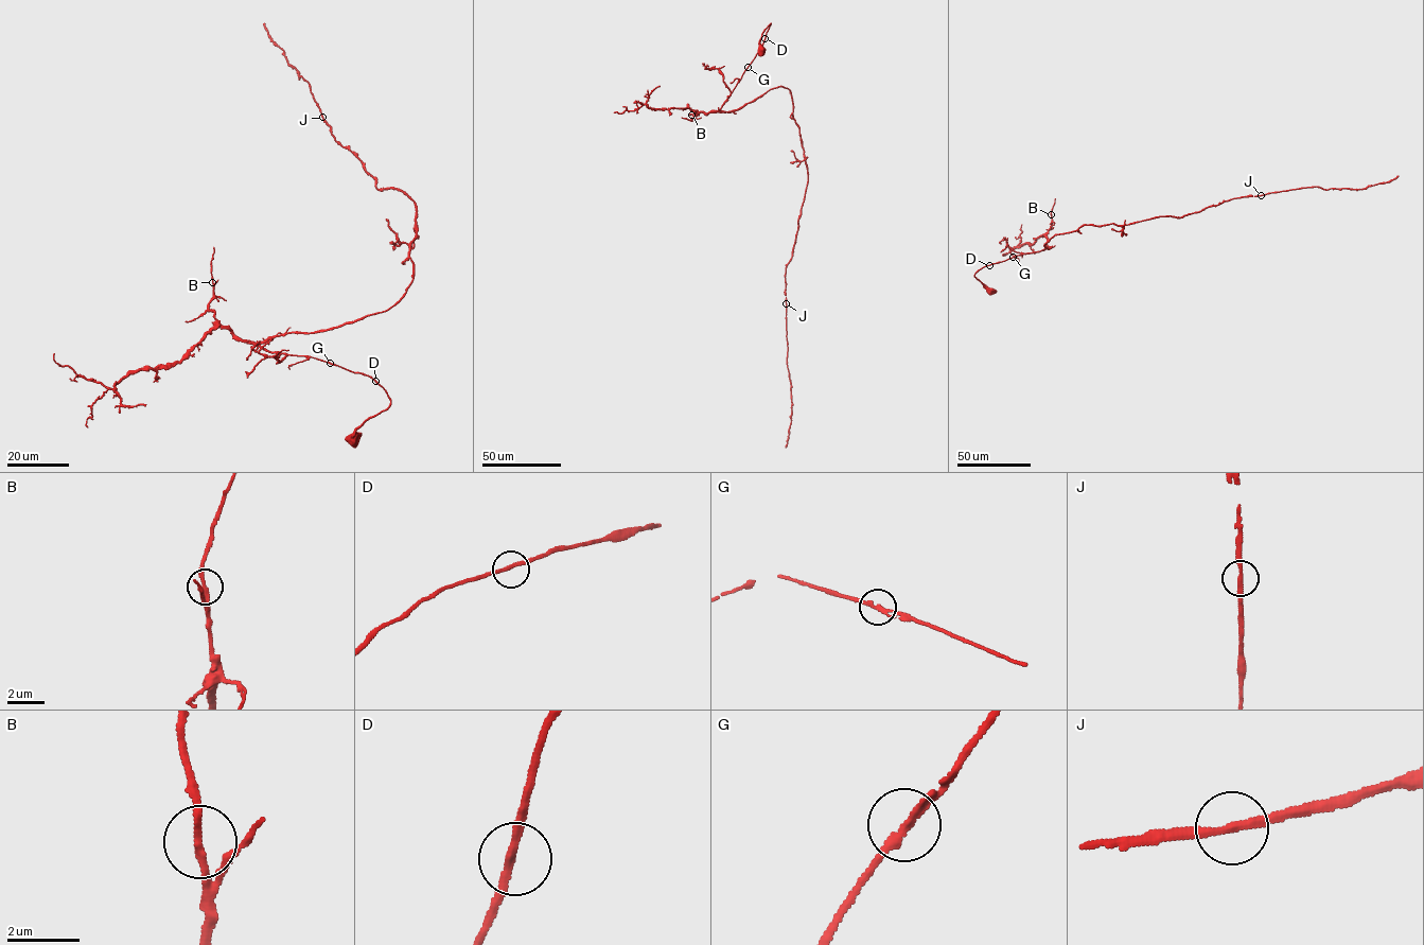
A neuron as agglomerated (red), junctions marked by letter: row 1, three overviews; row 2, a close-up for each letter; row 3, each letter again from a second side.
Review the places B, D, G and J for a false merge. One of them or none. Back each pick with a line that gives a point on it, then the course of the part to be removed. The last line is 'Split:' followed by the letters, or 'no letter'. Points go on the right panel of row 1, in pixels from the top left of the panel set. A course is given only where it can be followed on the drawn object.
Split: no letter

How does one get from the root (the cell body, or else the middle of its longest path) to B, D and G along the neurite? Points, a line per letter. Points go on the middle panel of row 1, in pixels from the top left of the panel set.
B: (761, 51), (759, 39), (770, 23), (761, 49), (721, 107), (707, 114), (701, 112), (692, 118), (691, 115)
D: (761, 51), (759, 39), (770, 23), (765, 38)
G: (761, 51), (759, 39), (770, 23), (761, 49), (748, 67)

